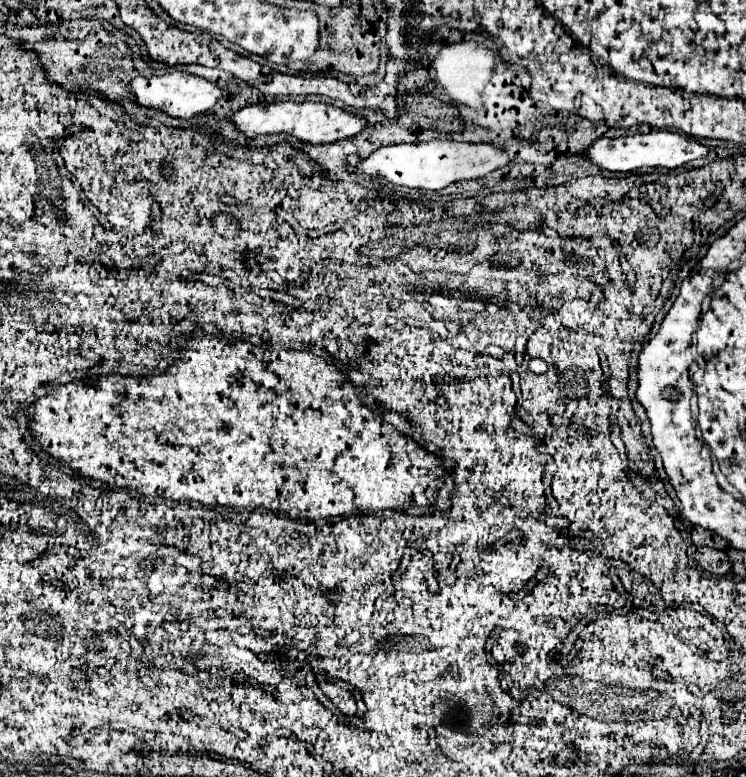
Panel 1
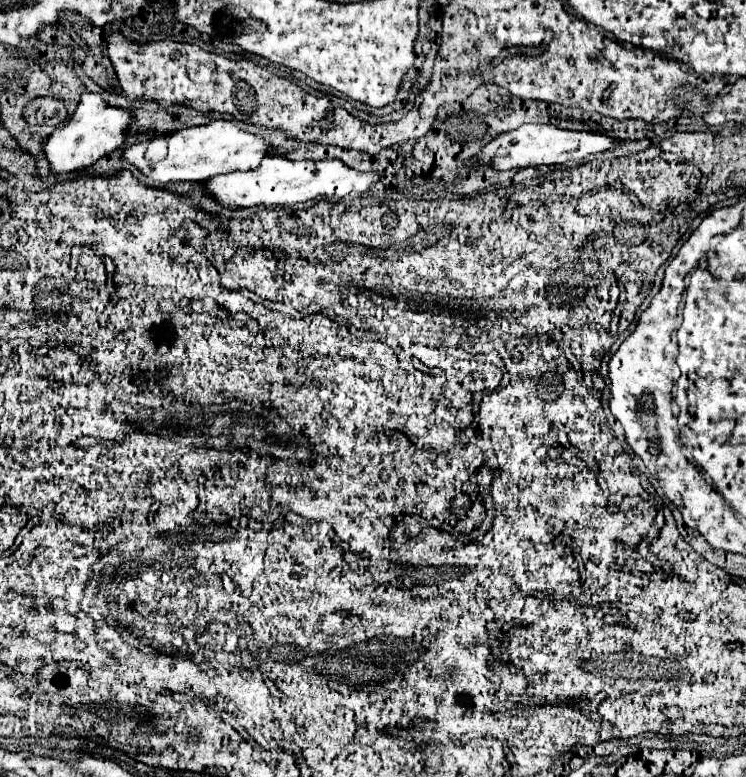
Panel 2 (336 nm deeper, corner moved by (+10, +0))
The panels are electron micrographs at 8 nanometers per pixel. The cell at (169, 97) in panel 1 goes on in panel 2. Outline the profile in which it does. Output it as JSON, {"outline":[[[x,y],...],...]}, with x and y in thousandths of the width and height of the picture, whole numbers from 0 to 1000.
{"outline":[[[111,120],[109,130],[101,140],[101,145],[92,151],[92,156],[84,163],[76,163],[60,181],[58,181],[58,197],[66,210],[66,218],[79,223],[95,223],[95,220],[111,220],[114,215],[127,212],[133,205],[146,199],[149,194],[160,192],[168,181],[173,158],[178,153],[176,143],[146,138],[133,120]]]}

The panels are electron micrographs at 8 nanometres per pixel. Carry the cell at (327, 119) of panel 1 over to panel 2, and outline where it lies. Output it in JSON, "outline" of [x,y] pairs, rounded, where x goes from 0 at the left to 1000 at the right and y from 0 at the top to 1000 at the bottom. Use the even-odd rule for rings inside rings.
{"outline":[[[294,153],[294,156],[283,156],[277,161],[269,161],[269,163],[251,163],[251,166],[232,169],[227,174],[218,174],[218,176],[205,176],[197,181],[178,184],[178,187],[168,189],[162,205],[181,212],[194,228],[202,228],[210,236],[224,238],[229,233],[277,233],[283,225],[342,218],[342,215],[347,215],[347,207],[355,202],[355,194],[358,194],[358,179],[323,169],[312,156]],[[208,179],[216,179],[216,181],[208,181]],[[208,184],[218,184],[218,192],[213,192],[213,189],[208,192]]]}

